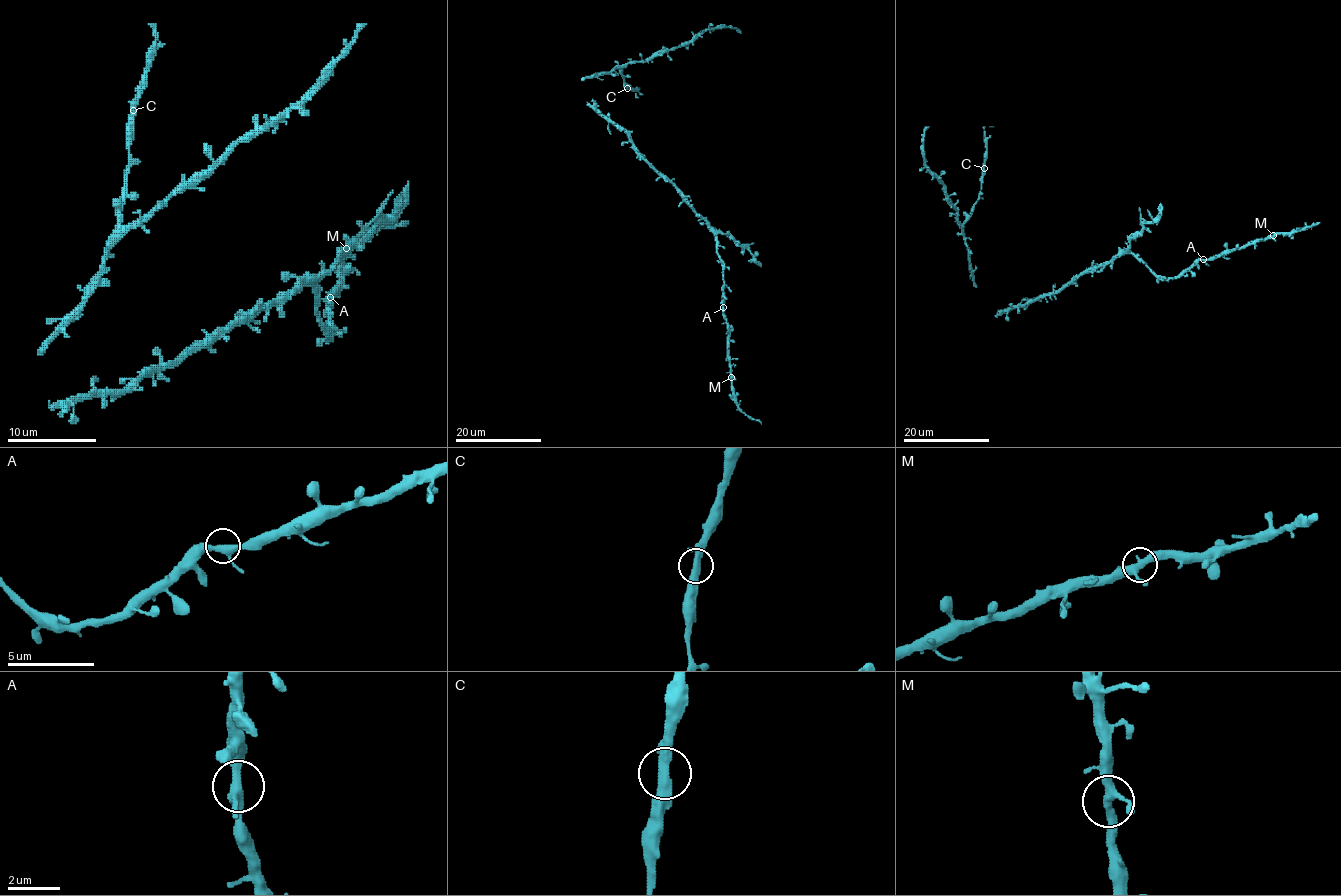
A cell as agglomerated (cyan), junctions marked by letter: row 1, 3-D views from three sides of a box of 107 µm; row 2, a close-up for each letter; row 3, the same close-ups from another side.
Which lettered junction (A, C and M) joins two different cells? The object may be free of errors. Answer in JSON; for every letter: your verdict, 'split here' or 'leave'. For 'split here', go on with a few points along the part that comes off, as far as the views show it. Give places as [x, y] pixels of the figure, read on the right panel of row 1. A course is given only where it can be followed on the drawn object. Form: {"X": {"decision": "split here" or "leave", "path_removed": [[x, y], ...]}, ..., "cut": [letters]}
{"A": {"decision": "leave"}, "C": {"decision": "leave"}, "M": {"decision": "leave"}, "cut": []}

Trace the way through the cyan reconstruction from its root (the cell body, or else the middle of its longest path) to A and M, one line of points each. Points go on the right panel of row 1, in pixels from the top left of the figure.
A: (1047, 293), (1056, 293), (1118, 255), (1135, 254), (1165, 278), (1179, 277), (1203, 259)
M: (1047, 293), (1056, 293), (1118, 255), (1135, 254), (1157, 275), (1177, 278), (1199, 260), (1213, 260), (1273, 235)

